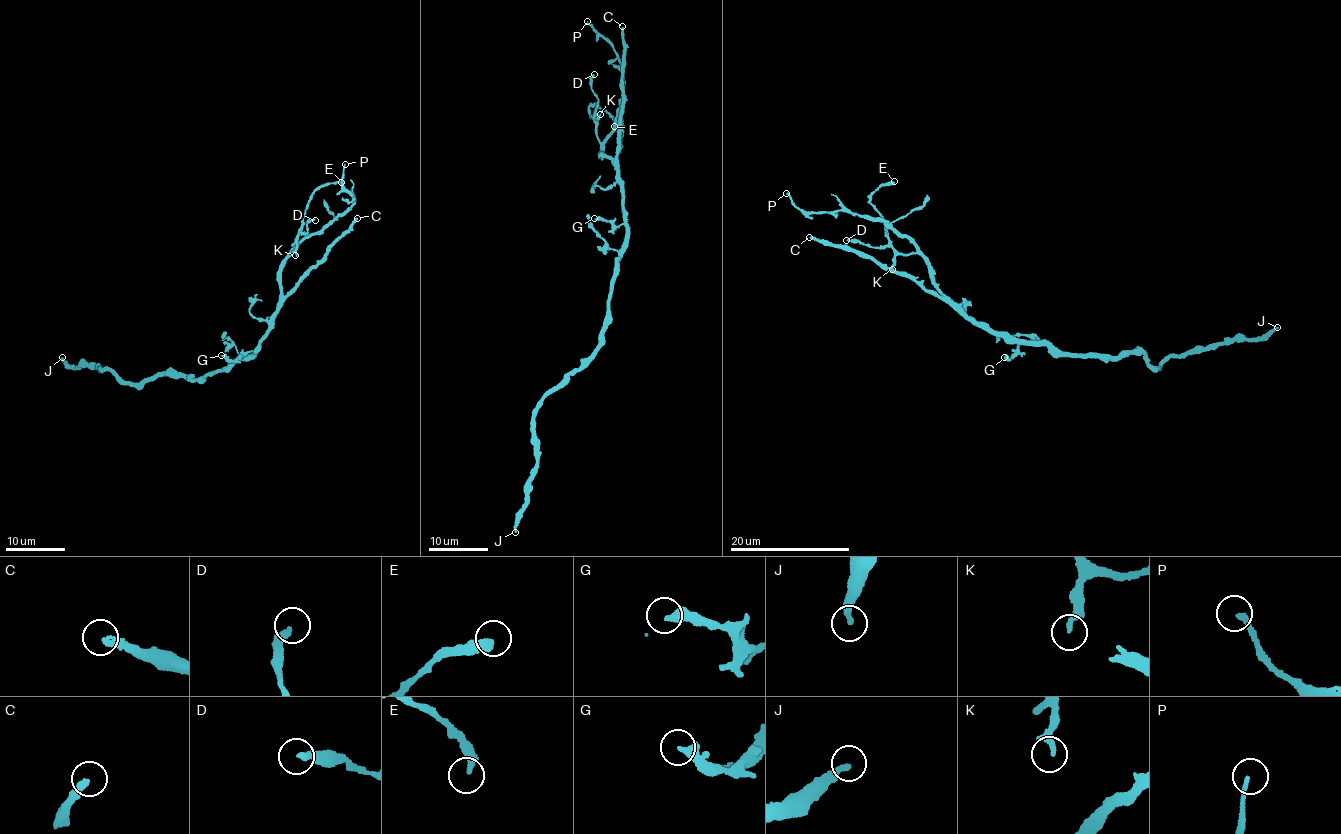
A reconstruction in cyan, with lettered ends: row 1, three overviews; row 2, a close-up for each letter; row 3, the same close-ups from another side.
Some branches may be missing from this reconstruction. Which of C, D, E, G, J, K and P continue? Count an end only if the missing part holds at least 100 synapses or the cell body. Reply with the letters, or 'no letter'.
C

